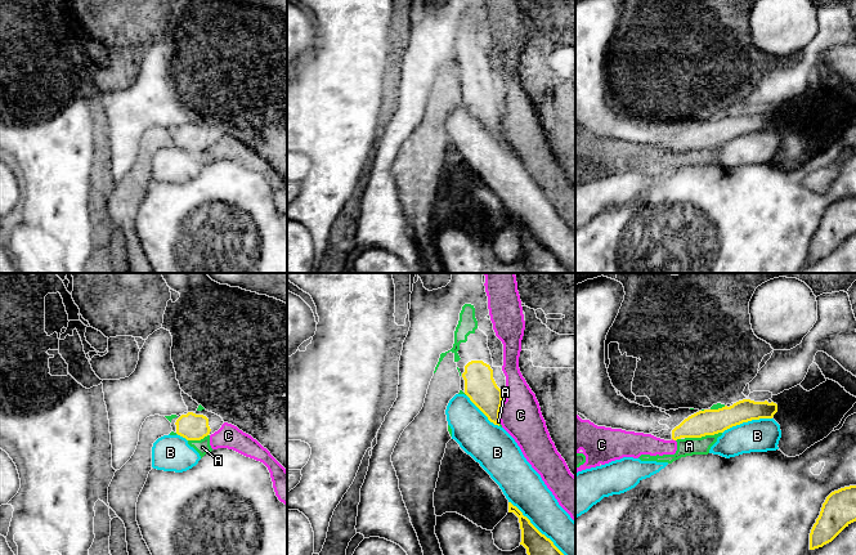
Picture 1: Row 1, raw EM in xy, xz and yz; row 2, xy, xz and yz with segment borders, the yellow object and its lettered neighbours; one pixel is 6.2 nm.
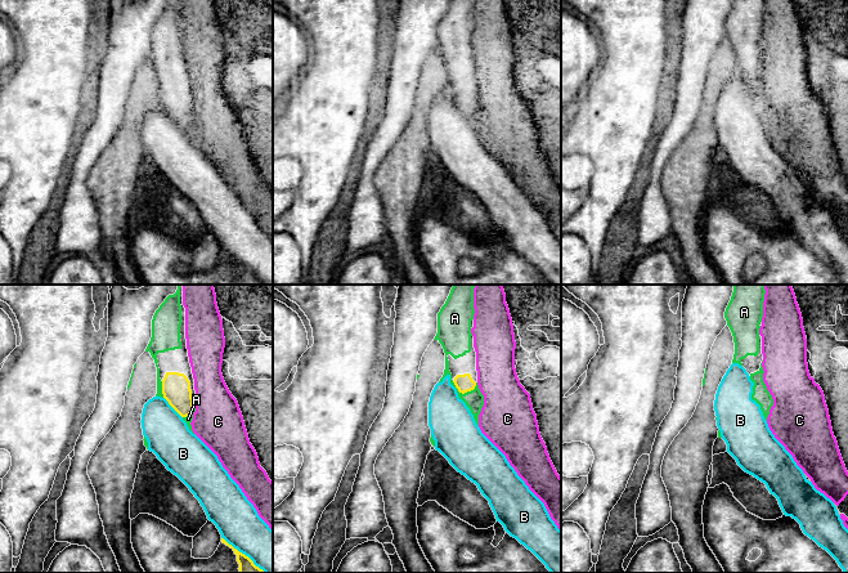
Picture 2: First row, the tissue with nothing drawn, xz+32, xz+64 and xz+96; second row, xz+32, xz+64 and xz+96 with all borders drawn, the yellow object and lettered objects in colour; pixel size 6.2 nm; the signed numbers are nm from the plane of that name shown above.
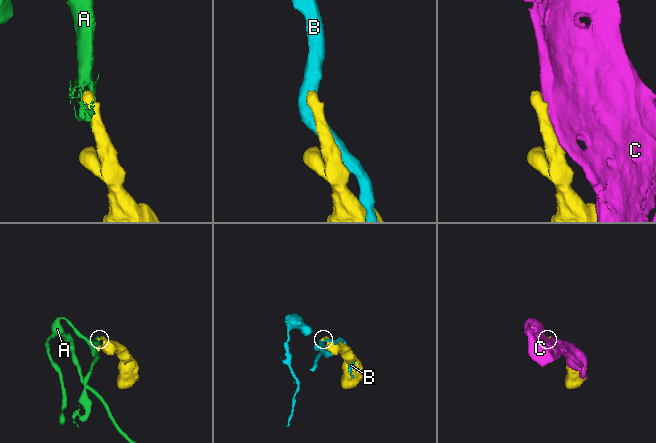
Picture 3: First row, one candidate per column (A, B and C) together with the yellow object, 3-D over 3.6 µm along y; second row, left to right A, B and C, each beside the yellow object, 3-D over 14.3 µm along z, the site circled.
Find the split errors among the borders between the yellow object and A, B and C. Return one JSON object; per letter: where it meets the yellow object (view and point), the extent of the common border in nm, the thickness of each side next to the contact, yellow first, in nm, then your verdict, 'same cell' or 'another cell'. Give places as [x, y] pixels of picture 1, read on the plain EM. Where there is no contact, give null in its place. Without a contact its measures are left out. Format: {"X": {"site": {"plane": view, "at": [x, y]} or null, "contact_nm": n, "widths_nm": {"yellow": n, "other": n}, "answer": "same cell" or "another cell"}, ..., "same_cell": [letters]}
{"A": {"site": {"plane": "yz", "at": [703, 147]}, "contact_nm": 240, "widths_nm": {"yellow": 160, "other": 110}, "answer": "same cell"}, "B": {"site": {"plane": "xz", "at": [538, 242]}, "contact_nm": 550, "widths_nm": {"yellow": 200, "other": 240}, "answer": "another cell"}, "C": {"site": {"plane": "xz", "at": [500, 121]}, "contact_nm": 120, "widths_nm": {"yellow": 190, "other": 260}, "answer": "another cell"}, "same_cell": ["A"]}

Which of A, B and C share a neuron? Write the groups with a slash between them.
A / B / C

